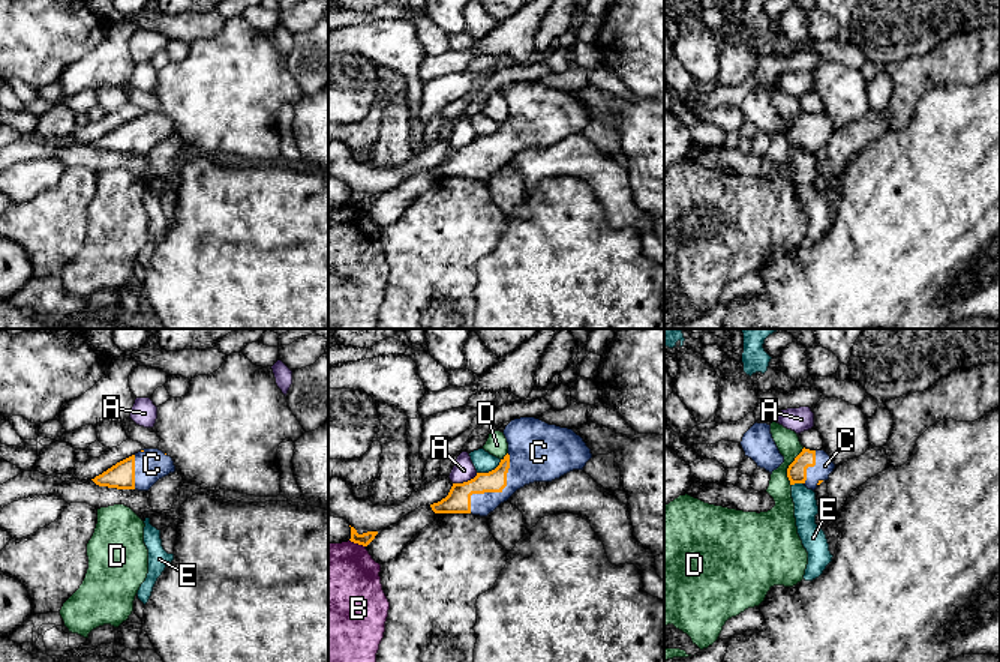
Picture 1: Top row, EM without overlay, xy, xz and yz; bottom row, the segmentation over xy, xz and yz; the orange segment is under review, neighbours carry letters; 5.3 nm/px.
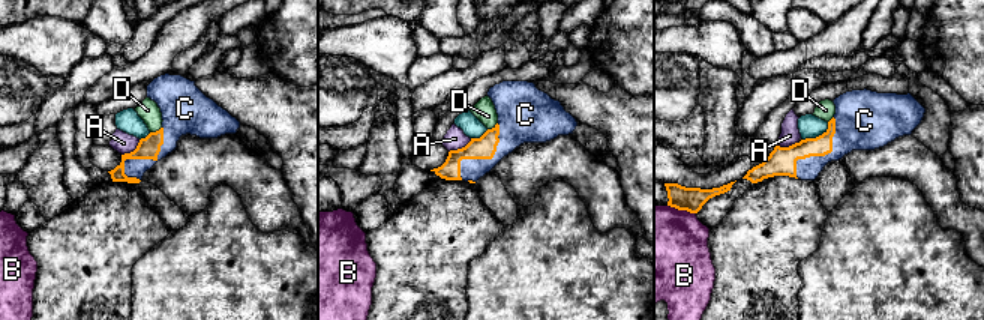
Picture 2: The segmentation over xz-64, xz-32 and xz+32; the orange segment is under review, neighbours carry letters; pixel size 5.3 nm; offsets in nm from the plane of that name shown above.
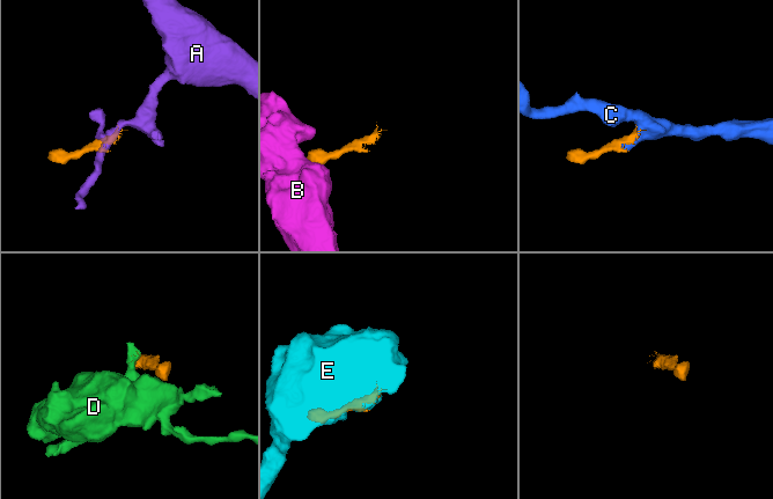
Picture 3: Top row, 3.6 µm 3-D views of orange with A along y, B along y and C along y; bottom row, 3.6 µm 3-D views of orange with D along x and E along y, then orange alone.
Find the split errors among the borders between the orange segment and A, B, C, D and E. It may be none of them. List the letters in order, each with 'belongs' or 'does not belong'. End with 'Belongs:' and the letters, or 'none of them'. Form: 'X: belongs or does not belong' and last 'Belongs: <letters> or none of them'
A: does not belong
B: does not belong
C: belongs
D: does not belong
E: does not belong
Belongs: C

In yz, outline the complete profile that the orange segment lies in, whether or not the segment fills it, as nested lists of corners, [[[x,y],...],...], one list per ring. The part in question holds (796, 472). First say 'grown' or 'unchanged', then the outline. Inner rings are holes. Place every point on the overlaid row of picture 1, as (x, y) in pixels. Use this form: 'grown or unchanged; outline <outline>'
grown; outline [[[802,449],[787,468],[790,485],[804,483],[808,489],[816,489],[829,479],[835,464],[825,450]]]

